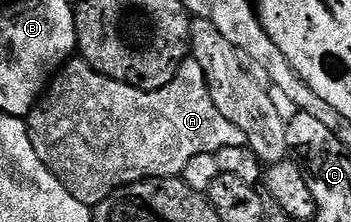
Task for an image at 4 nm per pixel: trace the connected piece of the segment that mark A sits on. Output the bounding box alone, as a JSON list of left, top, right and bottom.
[26,57,248,205]

